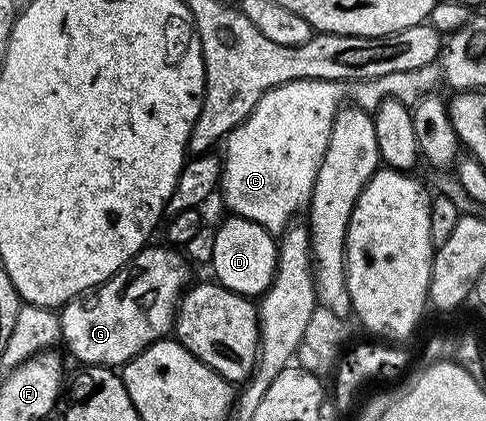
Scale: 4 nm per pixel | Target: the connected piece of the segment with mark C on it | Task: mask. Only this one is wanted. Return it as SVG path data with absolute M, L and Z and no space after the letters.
M433 63L412 71L396 72L378 79L354 81L349 84L324 80L296 80L270 89L242 124L225 135L226 156L221 159L220 195L222 194L227 208L230 209L227 211L231 215L260 224L260 228L270 234L281 235L282 231L295 221L294 214L300 213L301 210L303 213L310 205L312 188L316 184L316 172L328 148L334 113L346 99L362 110L371 112L388 98L396 98L412 106L419 98L431 93L441 80L441 69L437 63Z

